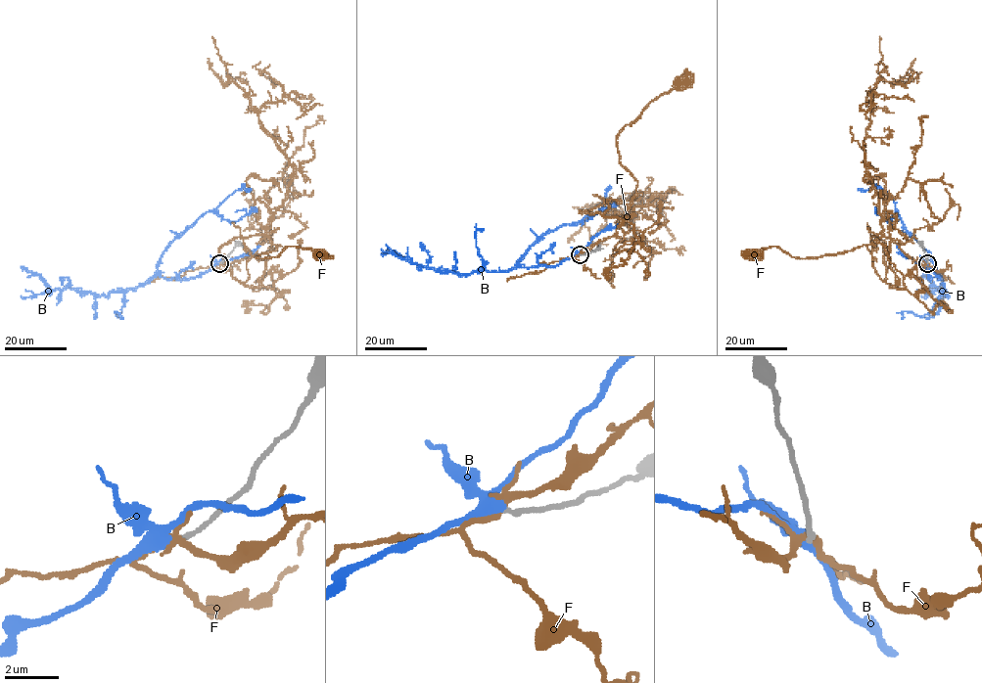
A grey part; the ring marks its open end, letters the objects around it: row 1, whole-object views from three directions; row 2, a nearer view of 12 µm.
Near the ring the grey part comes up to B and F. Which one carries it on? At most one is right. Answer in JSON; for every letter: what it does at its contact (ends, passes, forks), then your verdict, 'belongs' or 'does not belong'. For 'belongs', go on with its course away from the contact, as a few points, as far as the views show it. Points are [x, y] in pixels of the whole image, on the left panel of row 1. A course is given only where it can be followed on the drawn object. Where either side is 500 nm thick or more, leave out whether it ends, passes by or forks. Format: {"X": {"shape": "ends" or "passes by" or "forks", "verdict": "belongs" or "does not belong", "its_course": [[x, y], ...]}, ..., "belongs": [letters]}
{"B": {"shape": "forks", "verdict": "belongs", "its_course": [[219, 263], [194, 278], [166, 279], [158, 269], [168, 244], [235, 190], [250, 189]]}, "F": {"shape": "forks", "verdict": "does not belong"}, "belongs": ["B"]}

